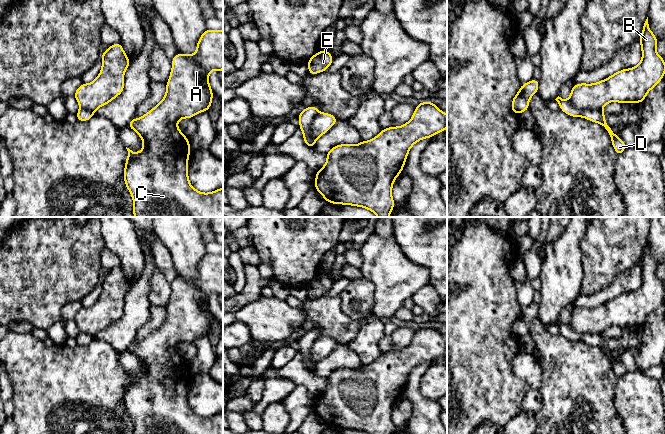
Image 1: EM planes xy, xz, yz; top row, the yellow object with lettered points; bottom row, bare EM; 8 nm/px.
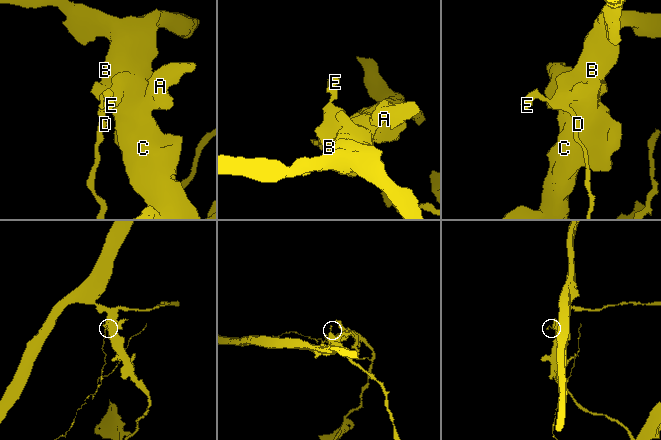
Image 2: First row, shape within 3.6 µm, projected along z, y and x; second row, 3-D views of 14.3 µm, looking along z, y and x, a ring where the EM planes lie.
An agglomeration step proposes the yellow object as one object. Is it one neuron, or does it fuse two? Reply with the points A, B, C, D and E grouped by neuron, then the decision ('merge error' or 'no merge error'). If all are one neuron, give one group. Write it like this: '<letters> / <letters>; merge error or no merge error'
A B C / D E; merge error

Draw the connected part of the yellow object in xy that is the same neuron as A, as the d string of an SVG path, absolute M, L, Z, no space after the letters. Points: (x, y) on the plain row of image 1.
M206 253L204 257L200 260L197 266L197 275L192 279L185 279L182 277L177 277L172 282L172 293L168 306L166 307L166 318L161 326L159 326L155 331L153 331L149 336L144 338L138 343L131 343L127 350L138 357L143 366L143 374L138 377L134 377L132 374L126 371L128 375L127 384L124 391L124 407L131 417L134 429L132 434L223 434L223 411L219 412L210 417L202 417L193 412L190 408L188 402L188 383L191 376L190 368L188 362L179 354L177 351L177 346L183 342L193 342L195 338L209 335L213 323L213 314L209 309L209 297L212 294L222 295L223 294L223 254L209 254Z

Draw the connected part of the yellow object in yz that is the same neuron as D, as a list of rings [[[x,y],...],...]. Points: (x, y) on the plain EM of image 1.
[[[561,321],[555,323],[560,334],[571,341],[583,341],[589,345],[601,348],[606,356],[610,359],[613,372],[618,380],[620,380],[626,373],[624,365],[619,362],[612,354],[612,351],[605,345],[605,337],[602,334],[582,334],[574,331],[568,324]]]

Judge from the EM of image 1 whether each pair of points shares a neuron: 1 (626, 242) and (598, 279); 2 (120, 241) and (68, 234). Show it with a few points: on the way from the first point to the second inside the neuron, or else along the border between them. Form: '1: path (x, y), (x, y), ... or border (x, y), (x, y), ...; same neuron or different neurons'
1: path (618, 251), (600, 270); same neuron
2: border (100, 227), (105, 247); different neurons

